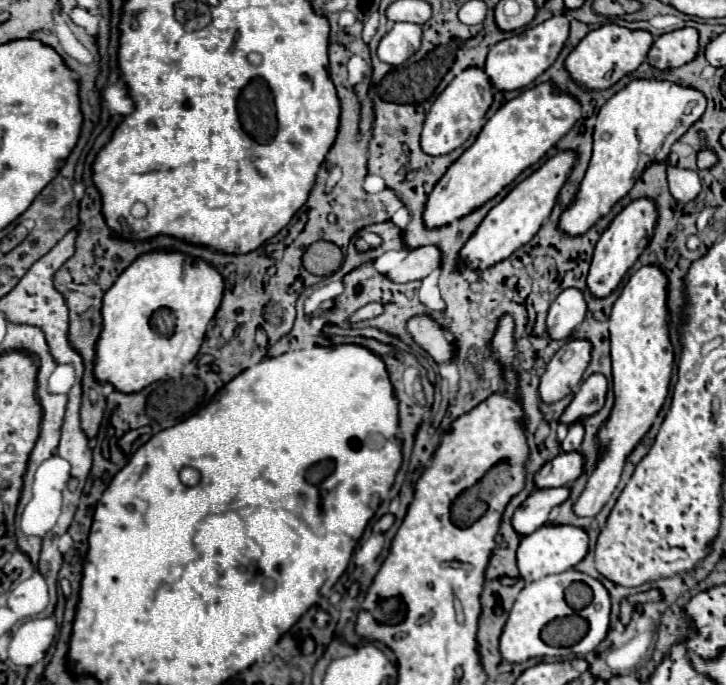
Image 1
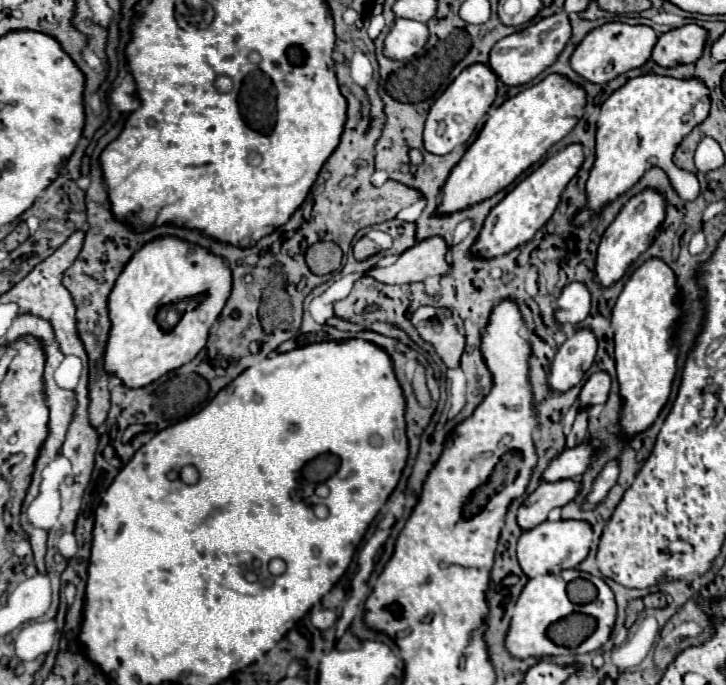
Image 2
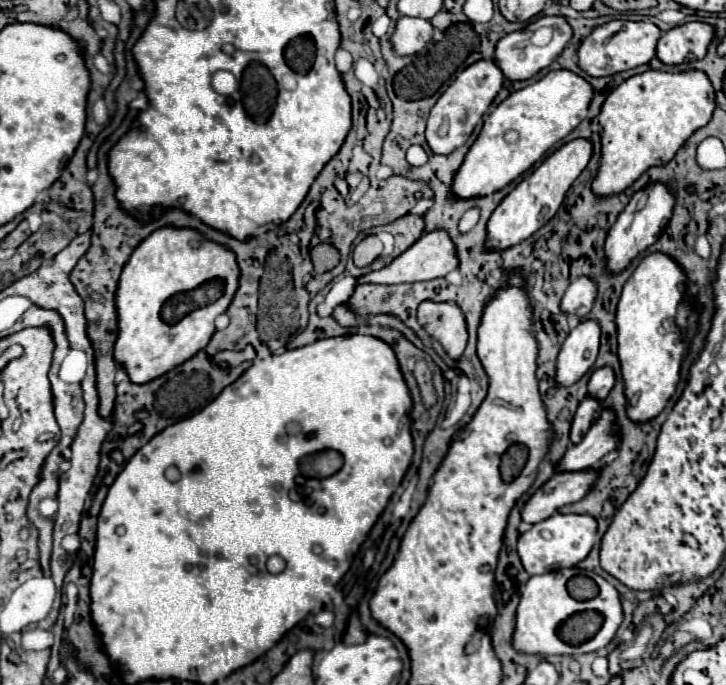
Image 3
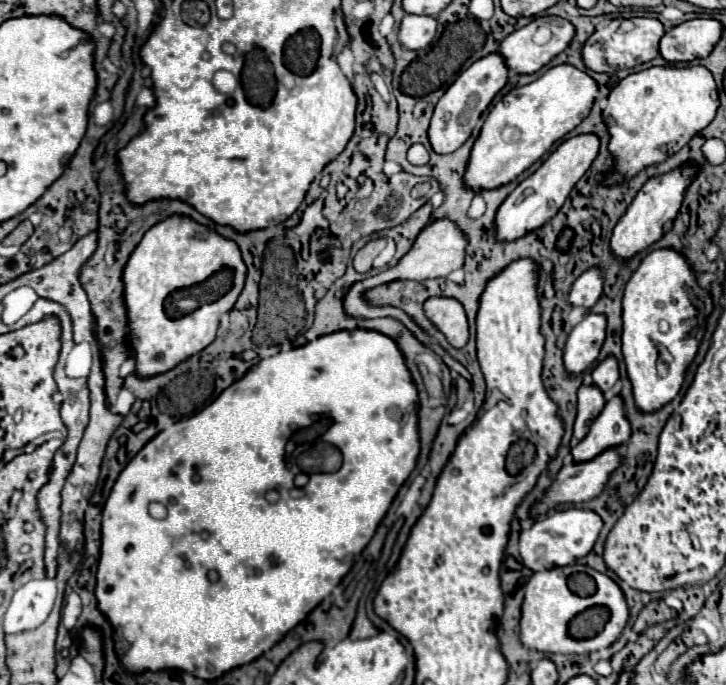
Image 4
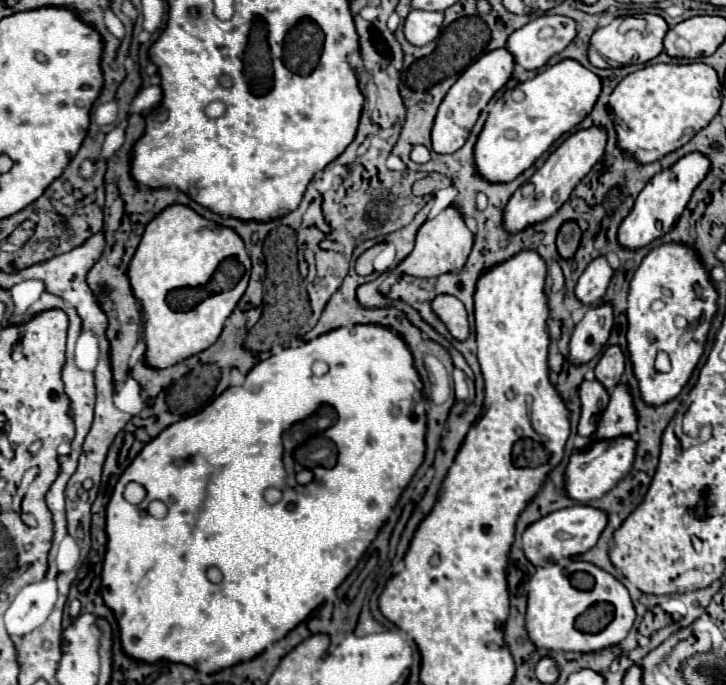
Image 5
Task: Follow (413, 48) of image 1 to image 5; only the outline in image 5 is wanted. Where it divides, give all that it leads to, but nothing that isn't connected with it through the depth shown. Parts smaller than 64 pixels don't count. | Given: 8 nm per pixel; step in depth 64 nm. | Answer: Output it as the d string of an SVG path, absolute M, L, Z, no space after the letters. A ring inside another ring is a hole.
M412 10L404 20L404 34L408 42L414 46L424 46L432 42L440 34L440 26L444 22L442 12L428 12L428 10Z

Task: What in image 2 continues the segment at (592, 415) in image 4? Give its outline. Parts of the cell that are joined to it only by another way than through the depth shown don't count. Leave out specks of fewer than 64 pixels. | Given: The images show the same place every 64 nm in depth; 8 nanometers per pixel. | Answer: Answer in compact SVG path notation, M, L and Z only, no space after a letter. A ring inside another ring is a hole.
M582 408L572 424L572 430L566 438L566 446L568 448L574 448L576 444L580 444L584 438L588 436L588 408Z

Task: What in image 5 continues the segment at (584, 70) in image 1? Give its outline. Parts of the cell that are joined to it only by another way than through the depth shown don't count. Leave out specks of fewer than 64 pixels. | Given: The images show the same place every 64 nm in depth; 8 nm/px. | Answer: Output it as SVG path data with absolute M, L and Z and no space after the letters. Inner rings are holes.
M644 14L642 18L646 18L646 28L644 30L620 32L622 18L616 18L608 26L598 28L592 34L590 48L588 48L588 58L590 58L592 66L596 66L596 68L618 68L618 66L626 66L626 64L644 64L644 62L656 58L664 50L662 40L668 32L668 24L658 14Z

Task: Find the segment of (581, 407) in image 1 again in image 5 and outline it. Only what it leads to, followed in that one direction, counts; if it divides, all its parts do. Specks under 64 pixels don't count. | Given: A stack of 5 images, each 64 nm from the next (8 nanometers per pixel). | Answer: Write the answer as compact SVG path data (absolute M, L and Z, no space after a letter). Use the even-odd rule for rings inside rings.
M608 346L594 370L596 380L600 380L608 390L612 390L620 382L620 376L624 372L624 352L620 350L620 346Z

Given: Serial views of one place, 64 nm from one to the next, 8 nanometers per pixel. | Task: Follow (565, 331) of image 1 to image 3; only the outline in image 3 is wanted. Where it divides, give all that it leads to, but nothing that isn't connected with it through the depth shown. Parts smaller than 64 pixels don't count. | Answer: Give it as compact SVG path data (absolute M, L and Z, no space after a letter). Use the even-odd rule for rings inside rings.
M580 276L568 286L568 290L560 302L562 310L564 312L576 312L580 318L584 318L592 310L596 294L598 294L596 282L590 280L588 276Z

